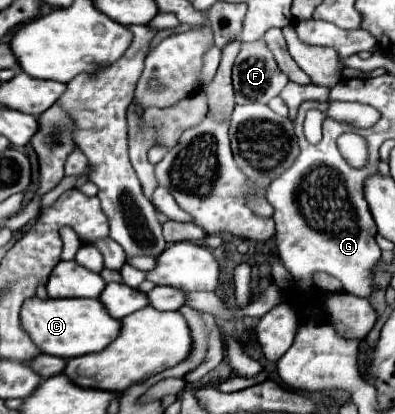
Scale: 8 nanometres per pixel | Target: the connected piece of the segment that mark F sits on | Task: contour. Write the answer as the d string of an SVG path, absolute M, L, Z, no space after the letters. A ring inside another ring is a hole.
M264 39L242 43L232 69L236 103L268 103L288 83Z

